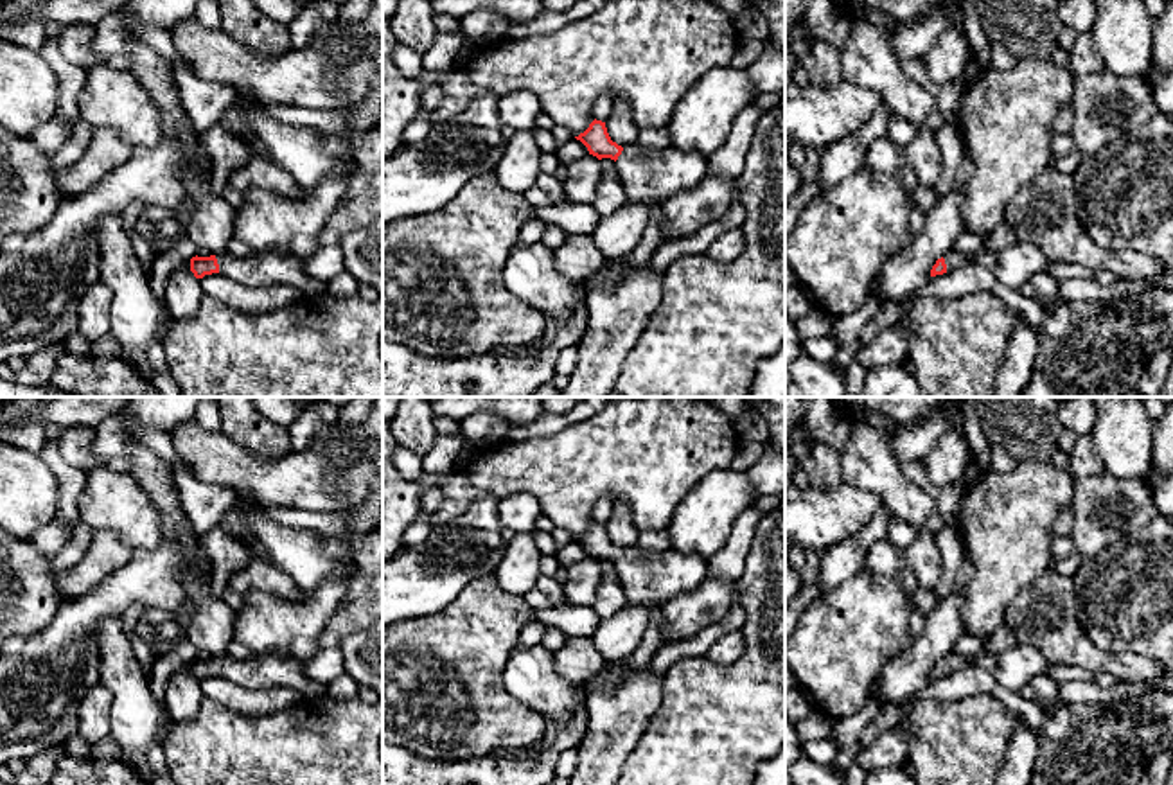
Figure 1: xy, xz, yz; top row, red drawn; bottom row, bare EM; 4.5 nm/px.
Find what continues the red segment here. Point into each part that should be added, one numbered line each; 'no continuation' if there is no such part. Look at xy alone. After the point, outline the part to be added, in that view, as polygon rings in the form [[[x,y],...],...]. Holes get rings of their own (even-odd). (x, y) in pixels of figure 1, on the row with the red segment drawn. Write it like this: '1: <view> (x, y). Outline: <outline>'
1: xy (263, 268). Outline: [[[223,251],[216,259],[223,277],[250,287],[293,286],[304,295],[327,291],[327,284],[313,280],[298,260],[280,251],[253,251],[250,257]]]

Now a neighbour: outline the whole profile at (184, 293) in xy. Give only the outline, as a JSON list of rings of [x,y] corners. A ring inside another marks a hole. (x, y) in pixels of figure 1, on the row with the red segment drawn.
[[[190,260],[181,262],[167,278],[165,286],[165,304],[172,320],[181,320],[192,316],[205,291],[199,278],[190,271]]]

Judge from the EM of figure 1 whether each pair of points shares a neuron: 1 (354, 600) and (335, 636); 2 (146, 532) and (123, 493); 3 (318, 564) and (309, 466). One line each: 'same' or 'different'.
1: same
2: same
3: different

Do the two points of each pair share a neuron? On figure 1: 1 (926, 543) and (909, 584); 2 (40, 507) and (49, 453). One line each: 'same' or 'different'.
1: different
2: different

